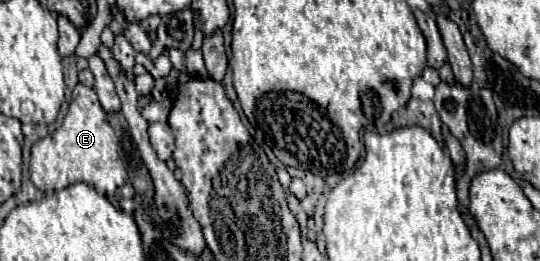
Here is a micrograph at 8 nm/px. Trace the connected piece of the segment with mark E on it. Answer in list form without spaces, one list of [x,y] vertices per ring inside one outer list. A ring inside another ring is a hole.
[[[83,84],[75,86],[63,126],[47,138],[41,138],[31,148],[29,172],[31,182],[39,190],[63,190],[75,182],[89,182],[99,192],[115,194],[127,182],[127,170],[119,154],[119,142],[93,88]]]

